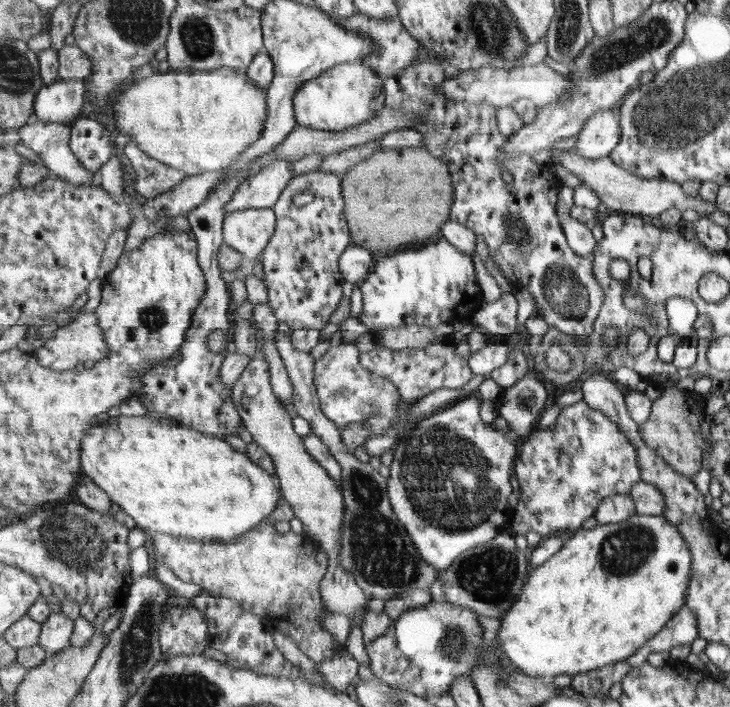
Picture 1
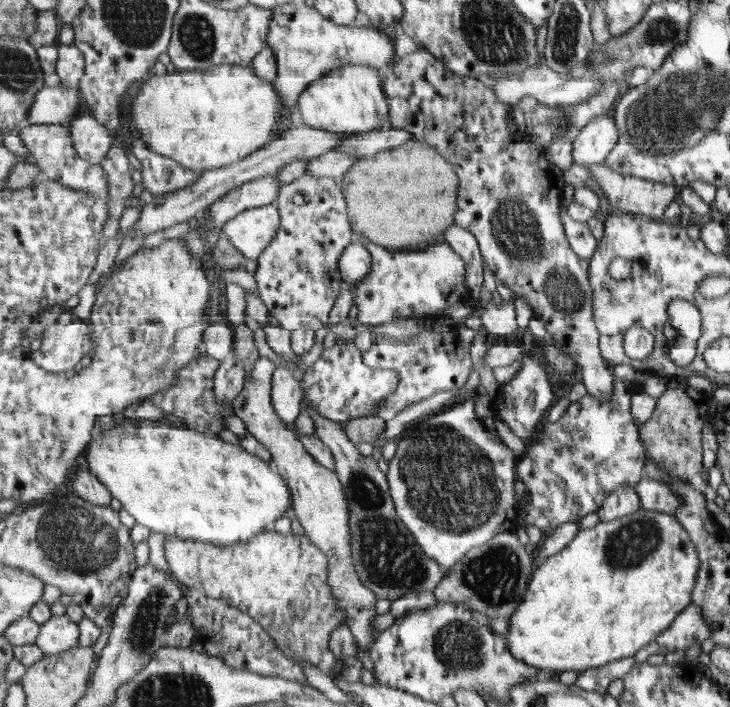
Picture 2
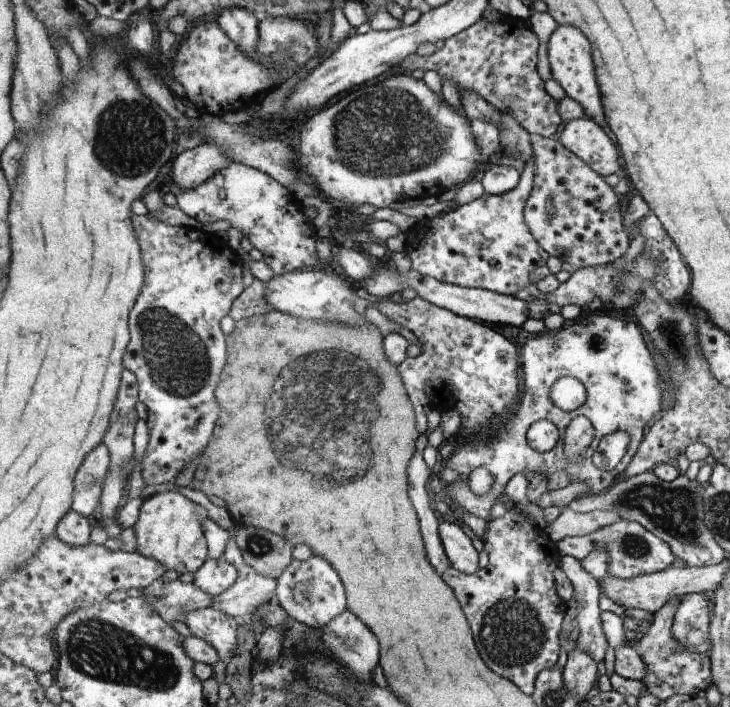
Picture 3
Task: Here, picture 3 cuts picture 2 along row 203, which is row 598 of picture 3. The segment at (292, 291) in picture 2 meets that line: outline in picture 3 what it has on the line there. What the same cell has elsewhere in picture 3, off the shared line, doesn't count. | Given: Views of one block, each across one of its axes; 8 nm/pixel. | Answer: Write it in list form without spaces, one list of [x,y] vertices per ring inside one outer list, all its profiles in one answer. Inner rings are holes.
[[[314,554],[304,561],[294,559],[281,574],[277,579],[276,600],[289,616],[315,629],[325,628],[347,610],[347,594],[338,570],[328,560]]]

